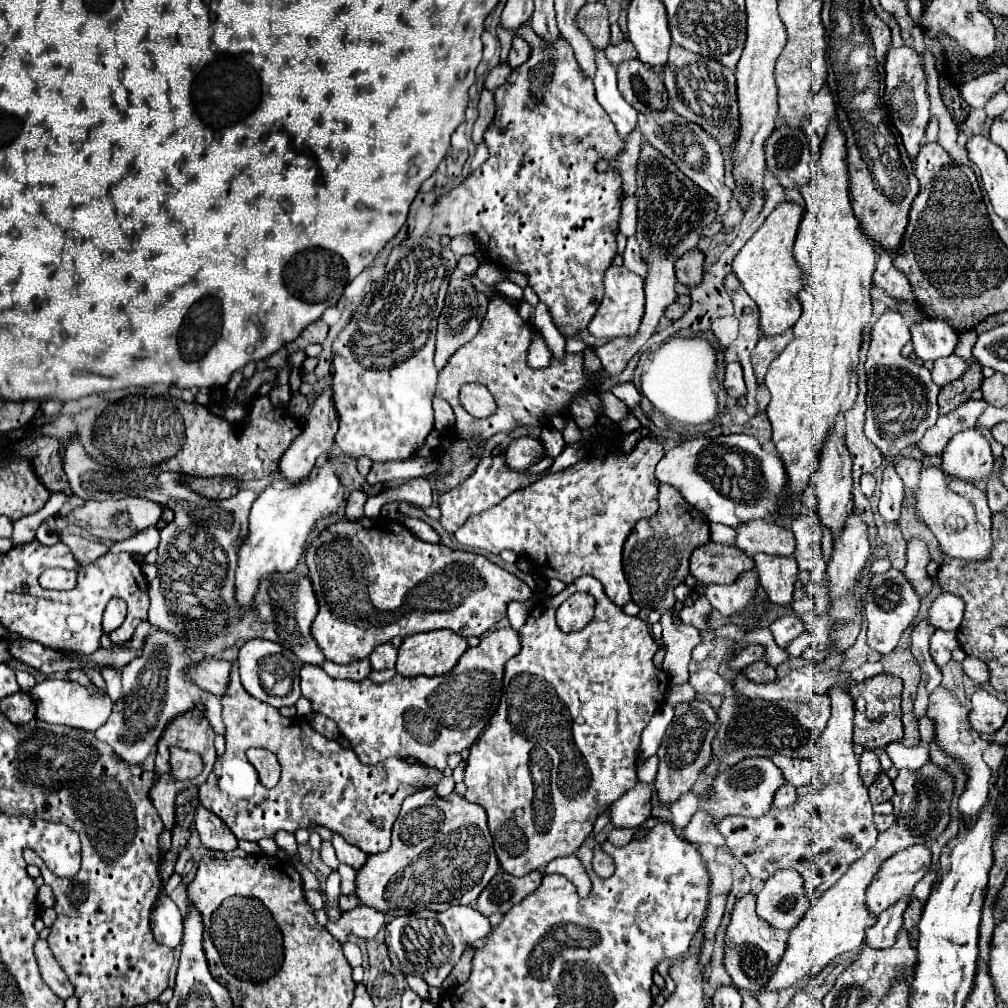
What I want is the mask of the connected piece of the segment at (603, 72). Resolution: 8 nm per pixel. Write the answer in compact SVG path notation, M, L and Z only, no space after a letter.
M595 51L595 55L597 55L597 75L593 81L595 81L597 101L601 103L601 107L607 111L607 115L615 123L617 133L625 139L627 133L631 133L637 127L639 113L619 93L613 63L605 57L603 51Z

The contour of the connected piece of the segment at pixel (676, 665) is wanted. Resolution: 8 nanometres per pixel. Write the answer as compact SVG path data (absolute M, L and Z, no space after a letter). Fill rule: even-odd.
M669 609L661 615L661 625L663 625L663 643L667 647L663 671L669 673L671 683L685 683L689 679L689 661L691 661L691 651L701 643L701 633L695 627L685 627L685 625L675 625L673 623L675 609Z

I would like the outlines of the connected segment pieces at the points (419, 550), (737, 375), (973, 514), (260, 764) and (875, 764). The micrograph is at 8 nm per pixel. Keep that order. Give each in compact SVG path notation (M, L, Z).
M377 517L357 521L339 519L323 529L307 547L305 555L311 585L319 611L311 623L311 635L333 663L353 663L371 655L377 645L389 643L395 635L409 637L431 629L451 629L463 637L481 637L495 623L507 617L509 601L533 599L535 593L515 575L491 563L483 555L453 551L445 545L431 545L415 537L403 523Z
M733 361L733 363L727 363L725 367L725 379L723 379L723 385L729 393L729 397L743 397L747 393L745 389L745 381L743 381L743 369L739 365L739 361Z
M929 467L921 471L919 491L915 495L917 515L931 527L941 551L949 557L963 561L985 561L991 555L991 509L987 507L987 495L975 485L943 475L941 467Z
M247 749L247 759L257 769L259 779L265 787L275 787L279 781L279 761L277 757L267 749Z
M865 749L861 755L859 755L859 775L863 779L863 783L869 787L875 777L879 775L881 771L881 763L879 763L879 757L875 755L875 751L869 751Z

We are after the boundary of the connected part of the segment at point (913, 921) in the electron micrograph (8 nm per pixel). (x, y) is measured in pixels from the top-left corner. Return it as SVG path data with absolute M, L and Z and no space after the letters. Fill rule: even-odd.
M911 899L911 903L909 903L907 911L903 913L903 929L911 931L911 929L913 929L913 927L919 923L919 915L921 915L921 909L923 909L921 901L919 901L919 899Z

